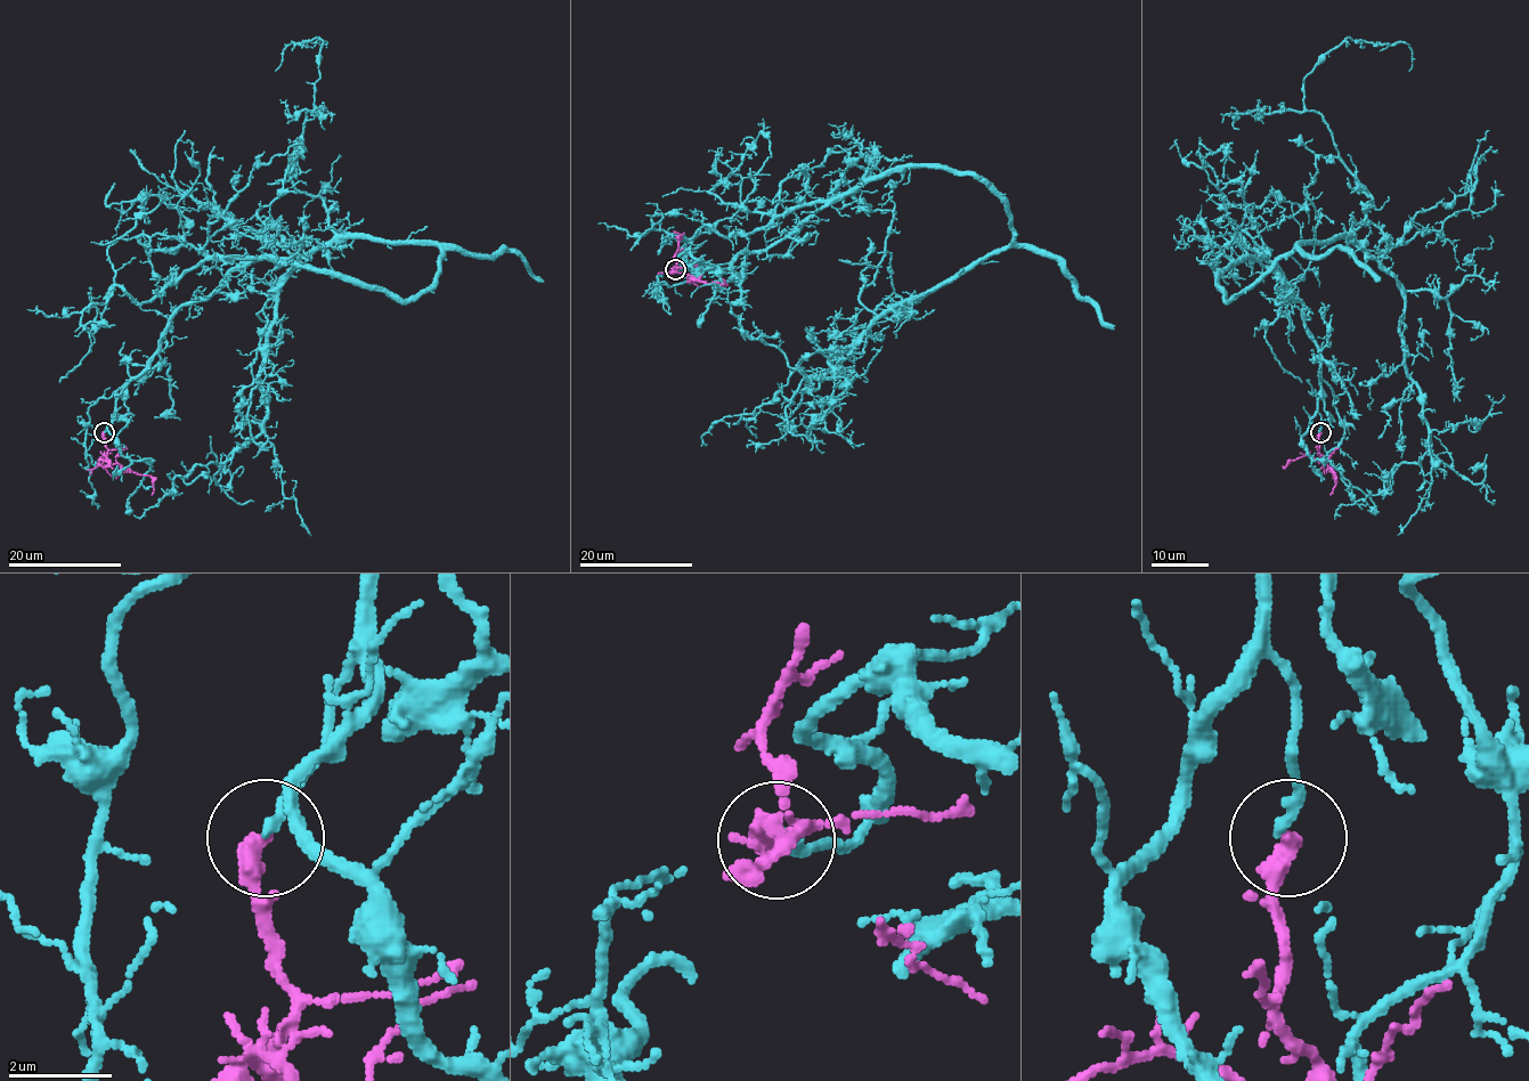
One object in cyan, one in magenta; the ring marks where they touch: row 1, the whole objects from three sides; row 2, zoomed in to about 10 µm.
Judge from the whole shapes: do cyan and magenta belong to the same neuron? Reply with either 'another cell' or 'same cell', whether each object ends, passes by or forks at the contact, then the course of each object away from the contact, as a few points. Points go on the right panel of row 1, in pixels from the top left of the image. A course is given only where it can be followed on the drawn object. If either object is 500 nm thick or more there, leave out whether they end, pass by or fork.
another cell | cyan ends | magenta ends | cyan via (1319, 431), (1302, 305), (1255, 259), (1219, 276), (1233, 300), (1347, 237), (1404, 299), (1429, 447), (1336, 514) | magenta via (1319, 432), (1324, 465), (1335, 477), (1330, 495)

